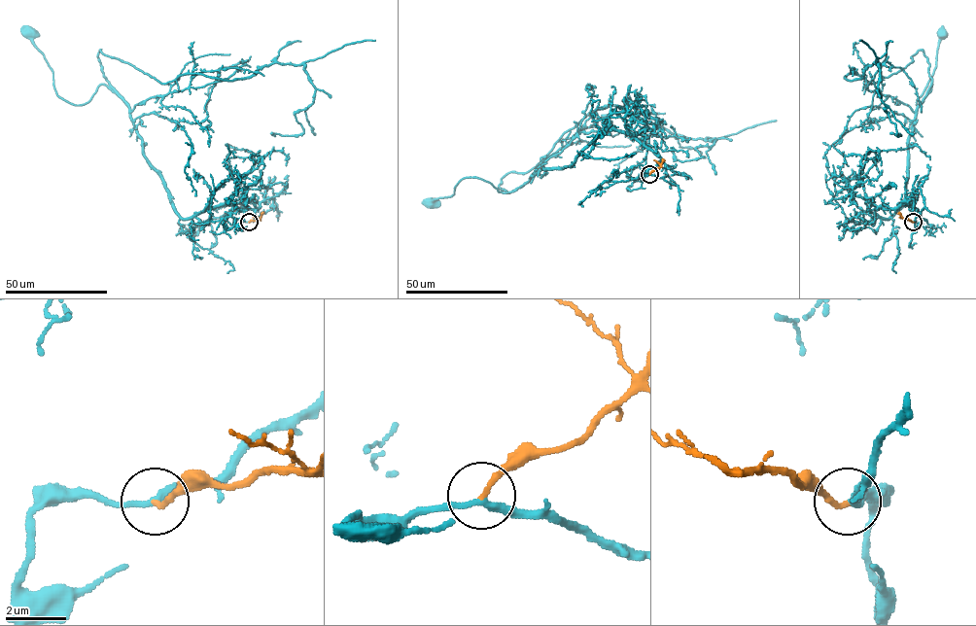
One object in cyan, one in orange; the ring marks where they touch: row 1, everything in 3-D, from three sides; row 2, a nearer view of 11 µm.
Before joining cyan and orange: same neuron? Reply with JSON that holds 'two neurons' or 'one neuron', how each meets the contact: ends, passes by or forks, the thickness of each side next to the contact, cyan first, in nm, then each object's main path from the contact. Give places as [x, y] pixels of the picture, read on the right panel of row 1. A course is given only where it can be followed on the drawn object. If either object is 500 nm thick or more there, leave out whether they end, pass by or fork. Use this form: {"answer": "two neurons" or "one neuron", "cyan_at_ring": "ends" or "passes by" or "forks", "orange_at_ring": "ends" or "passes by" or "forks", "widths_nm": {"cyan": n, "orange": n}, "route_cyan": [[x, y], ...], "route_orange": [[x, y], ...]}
{"answer": "one neuron", "cyan_at_ring": "passes by", "orange_at_ring": "ends", "widths_nm": {"cyan": 240, "orange": 180}, "route_cyan": [[913, 222], [920, 189], [896, 208], [869, 207], [889, 219], [902, 204], [908, 138], [942, 34]], "route_orange": [[913, 222], [905, 220], [899, 212]]}

